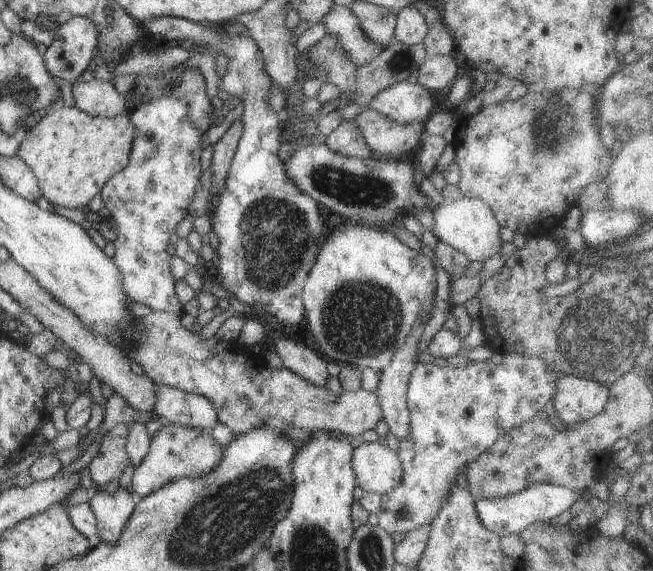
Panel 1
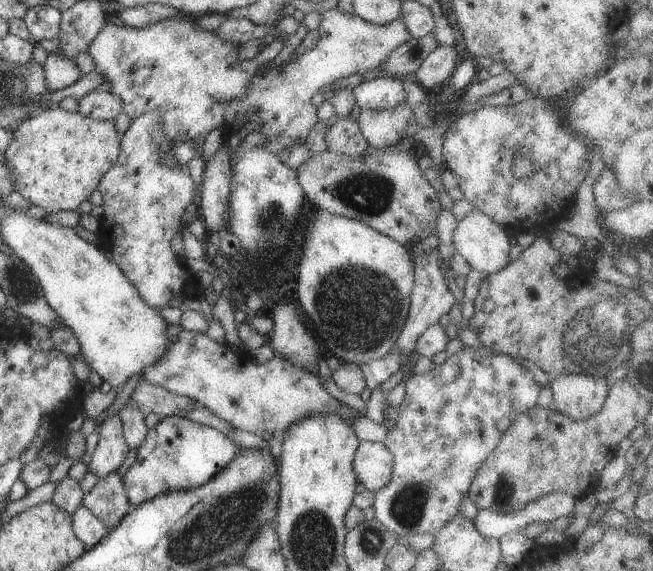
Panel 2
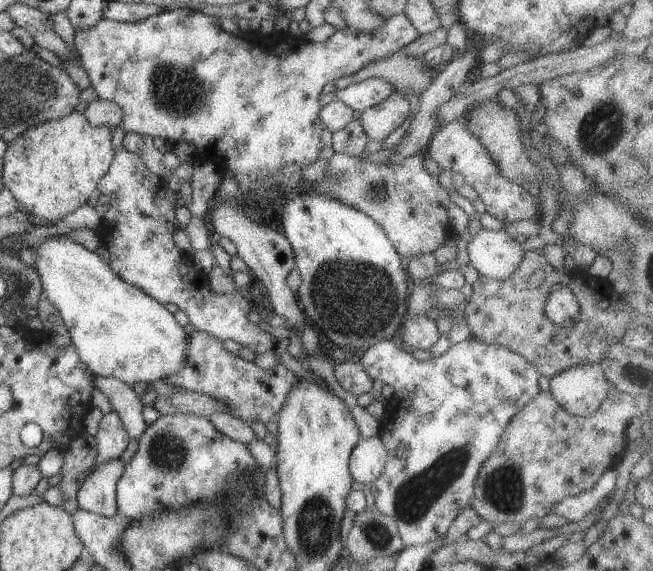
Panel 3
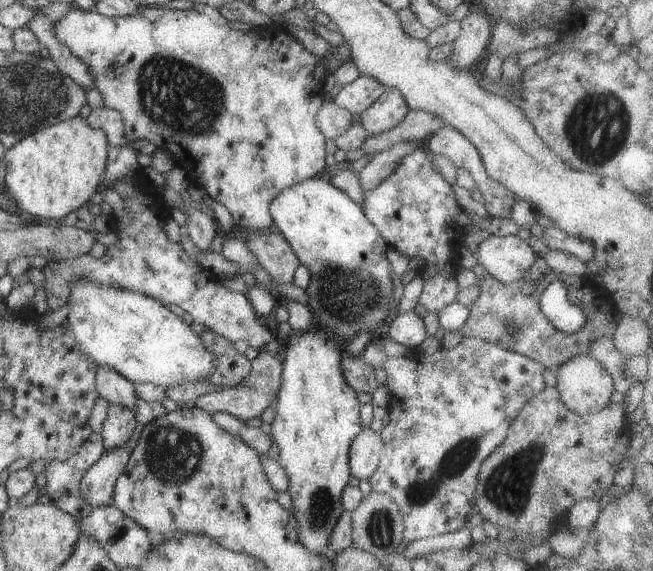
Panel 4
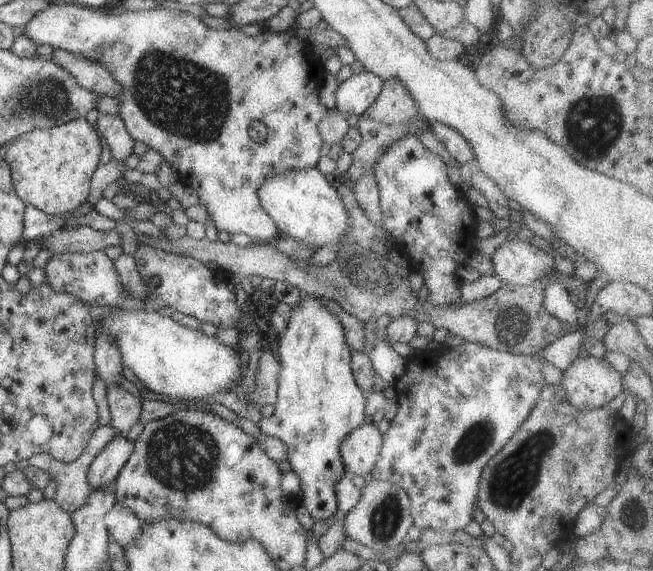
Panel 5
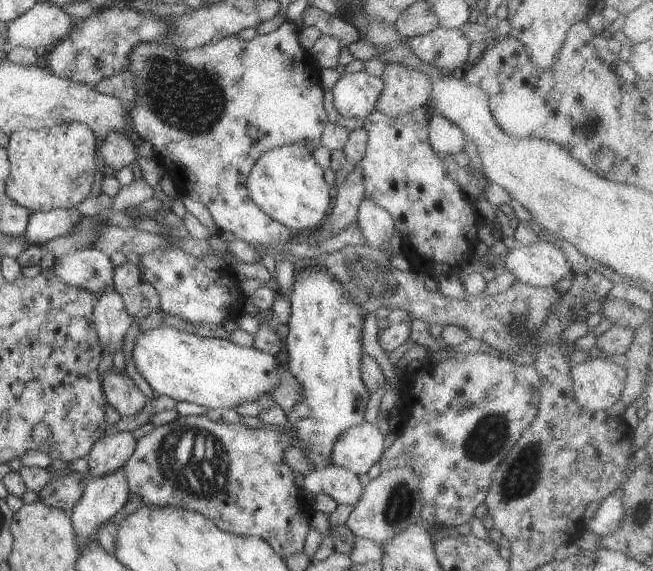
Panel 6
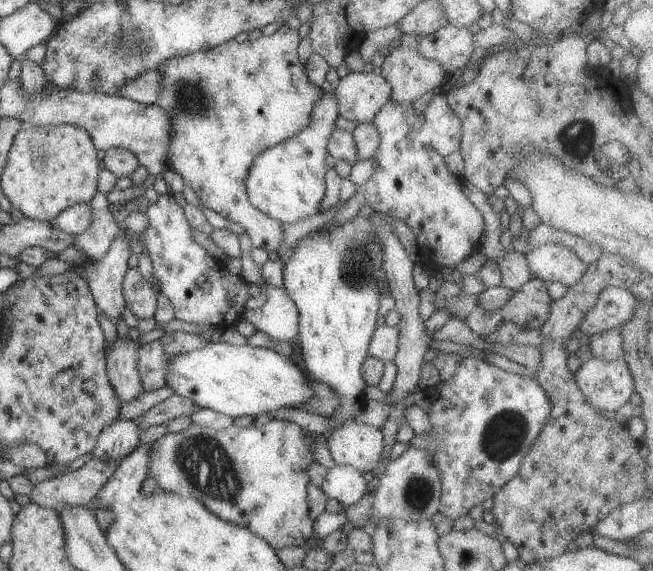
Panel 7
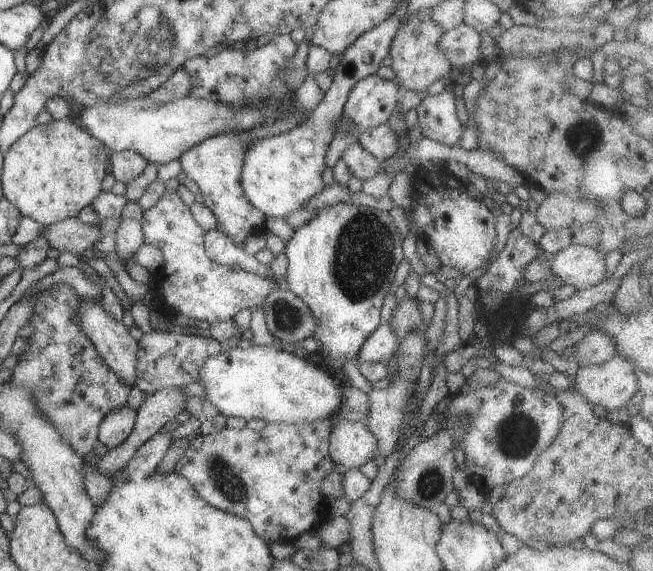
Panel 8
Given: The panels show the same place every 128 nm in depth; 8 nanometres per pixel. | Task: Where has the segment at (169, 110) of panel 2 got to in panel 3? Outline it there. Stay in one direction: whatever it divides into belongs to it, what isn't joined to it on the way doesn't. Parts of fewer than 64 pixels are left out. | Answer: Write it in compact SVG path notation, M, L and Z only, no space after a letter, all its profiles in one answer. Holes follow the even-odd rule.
M184 6L172 10L162 9L158 14L148 16L144 18L144 20L140 20L139 23L120 22L118 20L102 17L92 28L88 28L88 30L74 29L74 46L76 52L79 54L81 64L84 70L86 70L88 78L91 80L91 84L97 93L98 99L108 100L108 102L116 103L122 108L122 130L124 130L126 134L134 132L141 136L150 136L153 139L158 136L166 140L172 146L180 142L193 144L195 151L193 161L191 161L192 165L194 163L202 164L202 162L215 162L218 165L222 160L226 160L224 175L235 178L235 182L242 192L242 197L246 197L246 192L260 188L260 184L262 184L262 186L276 186L276 190L268 194L268 196L270 196L268 202L264 202L262 206L256 204L256 206L253 207L253 211L248 209L248 212L259 220L262 214L260 210L270 205L276 196L287 197L307 186L307 183L302 177L303 167L318 160L325 146L320 138L325 126L324 123L319 120L322 88L324 88L328 82L334 82L334 80L338 80L338 78L342 76L352 76L355 72L358 72L360 68L364 68L366 64L372 64L372 62L376 62L376 60L382 60L382 58L392 56L394 52L398 52L400 48L404 48L421 35L420 32L414 28L414 24L410 22L408 16L402 12L388 17L386 22L384 22L378 30L374 30L374 32L360 32L358 28L347 26L342 29L337 29L325 42L313 43L295 38L288 33L282 34L282 38L278 40L278 30L276 30L274 38L268 40L270 44L268 44L268 46L262 46L262 42L252 42L252 40L240 38L238 34L231 35L229 32L222 29L222 27L218 26L218 24L214 23L212 18L212 16L193 10L192 8L188 10L188 8L184 8Z

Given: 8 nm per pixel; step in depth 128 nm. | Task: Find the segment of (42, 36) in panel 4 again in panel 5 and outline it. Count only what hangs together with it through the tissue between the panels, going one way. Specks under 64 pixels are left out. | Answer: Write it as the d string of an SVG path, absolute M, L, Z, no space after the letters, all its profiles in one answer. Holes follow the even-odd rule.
M54 49L52 56L52 60L74 76L82 88L95 92L98 97L118 98L122 94L122 86L104 65L62 49Z

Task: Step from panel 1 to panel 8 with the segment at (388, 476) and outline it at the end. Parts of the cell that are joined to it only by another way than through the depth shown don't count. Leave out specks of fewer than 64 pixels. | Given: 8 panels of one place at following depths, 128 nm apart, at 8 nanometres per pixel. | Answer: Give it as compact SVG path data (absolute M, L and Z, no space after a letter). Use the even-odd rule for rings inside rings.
M335 421L329 439L330 457L347 469L360 469L377 456L378 440L366 422Z

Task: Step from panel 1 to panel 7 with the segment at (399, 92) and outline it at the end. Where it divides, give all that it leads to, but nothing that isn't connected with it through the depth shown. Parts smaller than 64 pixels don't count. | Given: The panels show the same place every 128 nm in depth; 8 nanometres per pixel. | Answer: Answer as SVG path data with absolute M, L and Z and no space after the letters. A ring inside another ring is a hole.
M379 71L346 74L334 85L339 116L358 124L372 123L380 108L391 100L392 86Z

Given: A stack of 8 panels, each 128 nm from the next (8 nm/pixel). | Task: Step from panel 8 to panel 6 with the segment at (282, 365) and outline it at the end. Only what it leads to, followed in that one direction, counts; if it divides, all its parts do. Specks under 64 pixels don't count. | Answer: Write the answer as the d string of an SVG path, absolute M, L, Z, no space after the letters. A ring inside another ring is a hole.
M166 324L140 329L133 356L138 372L158 394L209 409L236 409L242 404L259 401L260 396L282 384L276 356L256 350L254 346L237 345L230 339L198 336Z

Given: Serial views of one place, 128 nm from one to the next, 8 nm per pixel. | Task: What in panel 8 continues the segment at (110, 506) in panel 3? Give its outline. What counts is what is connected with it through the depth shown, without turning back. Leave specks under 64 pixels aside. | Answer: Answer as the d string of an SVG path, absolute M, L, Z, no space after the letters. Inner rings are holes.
M126 406L109 413L99 427L98 443L114 449L126 441L135 426L136 410Z

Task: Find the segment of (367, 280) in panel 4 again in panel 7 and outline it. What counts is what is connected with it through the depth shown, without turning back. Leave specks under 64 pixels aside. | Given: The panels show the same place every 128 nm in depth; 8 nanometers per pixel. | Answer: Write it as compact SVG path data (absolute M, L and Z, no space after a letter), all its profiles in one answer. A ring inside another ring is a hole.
M335 90L324 93L314 104L308 128L280 144L270 146L254 158L245 179L245 187L250 202L260 212L283 224L294 223L320 212L320 202L326 192L324 177L328 169L325 164L329 155L328 138L336 128L339 114Z

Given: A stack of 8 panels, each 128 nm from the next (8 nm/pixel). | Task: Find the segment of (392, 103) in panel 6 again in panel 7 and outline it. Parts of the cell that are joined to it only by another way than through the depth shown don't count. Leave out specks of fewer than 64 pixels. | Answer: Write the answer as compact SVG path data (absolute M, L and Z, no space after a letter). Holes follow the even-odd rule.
M402 34L398 39L398 46L392 48L392 52L385 58L379 73L392 86L391 100L396 104L400 102L412 102L428 92L440 91L446 83L446 70L440 66L440 62L430 60L430 58L423 57L418 52L418 44L420 44L422 36L416 34Z

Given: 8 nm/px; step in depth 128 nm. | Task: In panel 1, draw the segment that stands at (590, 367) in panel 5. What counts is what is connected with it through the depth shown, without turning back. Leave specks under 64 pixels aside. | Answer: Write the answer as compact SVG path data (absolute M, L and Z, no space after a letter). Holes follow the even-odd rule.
M559 375L554 396L554 410L564 425L581 423L605 408L609 386L600 381Z

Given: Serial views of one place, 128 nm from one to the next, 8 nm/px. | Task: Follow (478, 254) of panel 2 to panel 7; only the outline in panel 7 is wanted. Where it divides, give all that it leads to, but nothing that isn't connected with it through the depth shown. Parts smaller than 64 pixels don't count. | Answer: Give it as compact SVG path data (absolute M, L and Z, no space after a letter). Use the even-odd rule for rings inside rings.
M561 243L543 244L526 254L533 277L549 284L560 282L567 287L580 282L584 276L587 265L582 259L572 248Z

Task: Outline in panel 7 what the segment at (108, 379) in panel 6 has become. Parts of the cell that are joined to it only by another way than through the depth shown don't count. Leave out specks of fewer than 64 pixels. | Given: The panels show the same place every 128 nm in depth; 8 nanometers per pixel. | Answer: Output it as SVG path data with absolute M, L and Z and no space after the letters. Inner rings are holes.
M118 334L113 345L107 346L106 348L108 378L120 402L134 400L134 398L138 398L138 396L145 391L144 388L142 388L142 381L140 380L140 374L138 372L138 357L139 345L129 336L120 336Z

